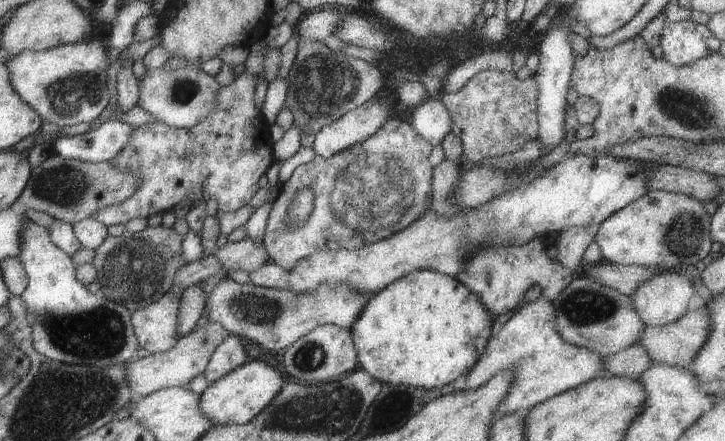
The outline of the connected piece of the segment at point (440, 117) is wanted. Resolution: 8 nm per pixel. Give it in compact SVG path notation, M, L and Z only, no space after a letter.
M429 98L412 112L412 126L431 144L437 145L453 127L450 113L441 99Z

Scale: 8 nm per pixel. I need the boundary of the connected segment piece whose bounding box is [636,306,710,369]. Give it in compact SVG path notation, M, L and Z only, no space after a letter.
M705 306L686 311L679 319L665 325L645 325L638 335L637 344L646 349L654 363L689 368L698 349L704 344L709 333L709 312Z

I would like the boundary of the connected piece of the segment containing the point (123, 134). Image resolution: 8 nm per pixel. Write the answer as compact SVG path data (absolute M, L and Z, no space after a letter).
M110 119L90 133L62 135L53 142L51 150L67 159L111 161L128 145L134 129L129 123Z

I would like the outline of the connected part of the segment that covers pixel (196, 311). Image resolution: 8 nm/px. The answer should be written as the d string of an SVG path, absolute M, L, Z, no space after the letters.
M199 283L186 287L181 294L179 308L179 335L184 336L192 331L195 324L204 316L205 292Z

